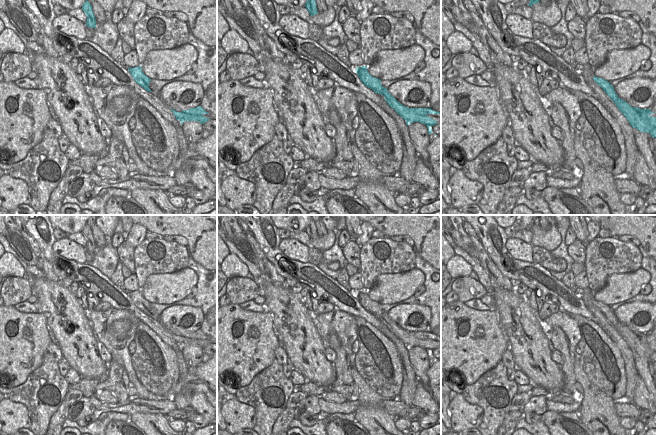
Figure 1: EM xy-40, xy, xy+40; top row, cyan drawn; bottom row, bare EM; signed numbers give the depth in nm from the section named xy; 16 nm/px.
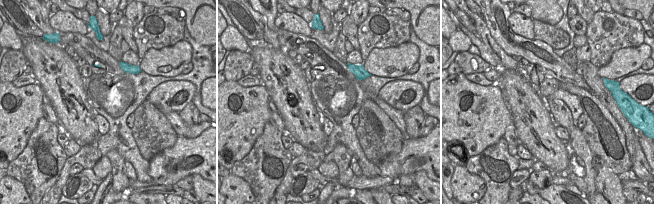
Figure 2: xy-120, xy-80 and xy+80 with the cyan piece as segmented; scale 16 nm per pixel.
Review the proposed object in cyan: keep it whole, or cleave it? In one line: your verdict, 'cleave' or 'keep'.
cleave

